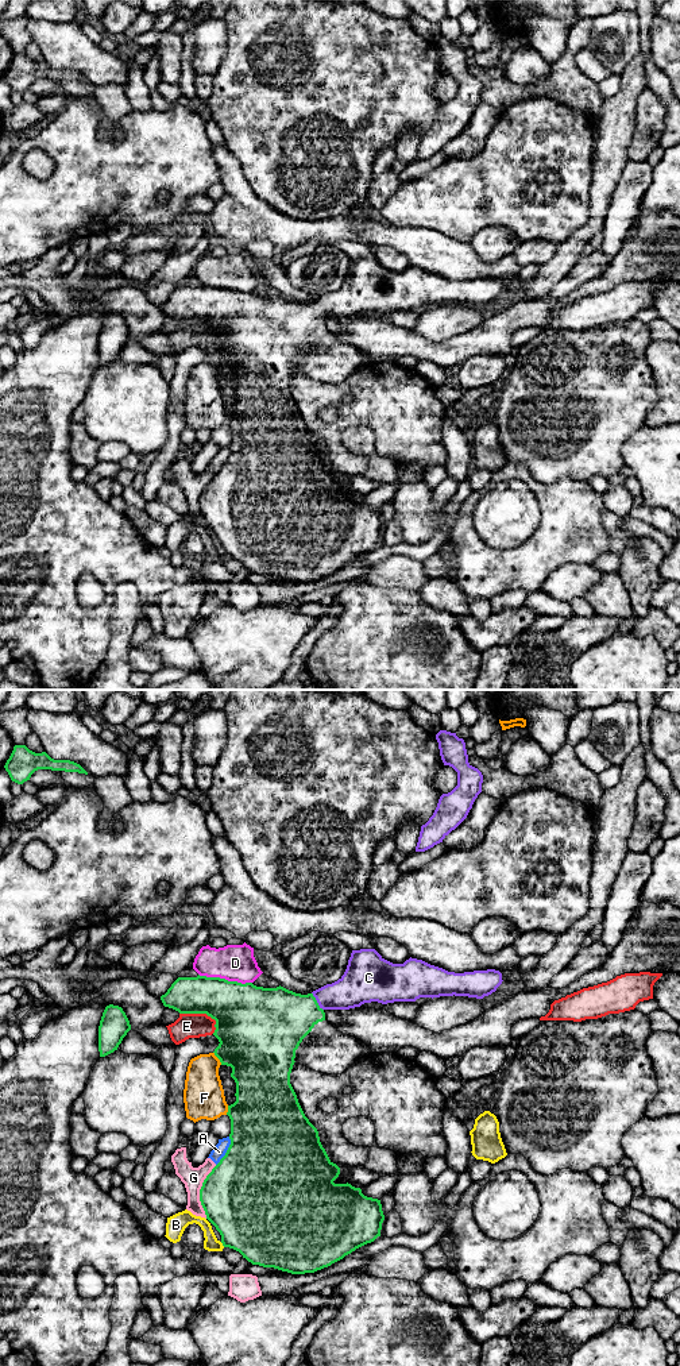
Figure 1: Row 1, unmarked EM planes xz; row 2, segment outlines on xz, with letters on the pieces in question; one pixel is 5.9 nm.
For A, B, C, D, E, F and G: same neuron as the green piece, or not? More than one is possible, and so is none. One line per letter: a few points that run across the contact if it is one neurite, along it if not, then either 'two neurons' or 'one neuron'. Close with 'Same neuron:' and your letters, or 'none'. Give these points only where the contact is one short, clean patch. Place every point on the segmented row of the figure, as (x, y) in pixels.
A: two neurons
B: two neurons
C: xz (278, 1019), (305, 1011), (316, 1002), (343, 995), (355, 987) | one neuron
D: two neurons
E: two neurons
F: two neurons
G: two neurons
Same neuron: C

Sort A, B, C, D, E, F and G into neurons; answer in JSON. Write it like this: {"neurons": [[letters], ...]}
{"neurons": [["A"], ["B"], ["C"], ["D"], ["E"], ["F"], ["G"]]}

